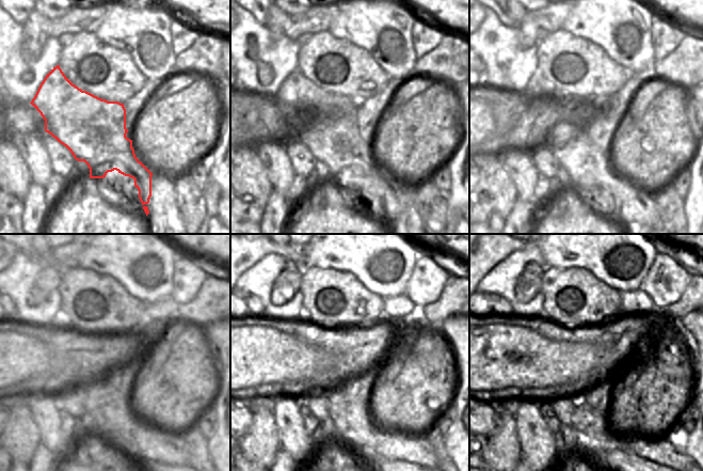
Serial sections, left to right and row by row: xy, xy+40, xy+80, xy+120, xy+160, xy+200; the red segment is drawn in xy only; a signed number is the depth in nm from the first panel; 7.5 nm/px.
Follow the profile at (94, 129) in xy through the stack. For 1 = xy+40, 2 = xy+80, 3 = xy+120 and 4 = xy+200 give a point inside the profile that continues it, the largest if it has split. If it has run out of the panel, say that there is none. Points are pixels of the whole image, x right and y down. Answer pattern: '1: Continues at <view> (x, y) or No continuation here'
1: Continues at xy+40 (335, 140)
2: Continues at xy+80 (588, 168)
3: Continues at xy+120 (114, 421)
4: Continues at xy+200 (592, 429)

